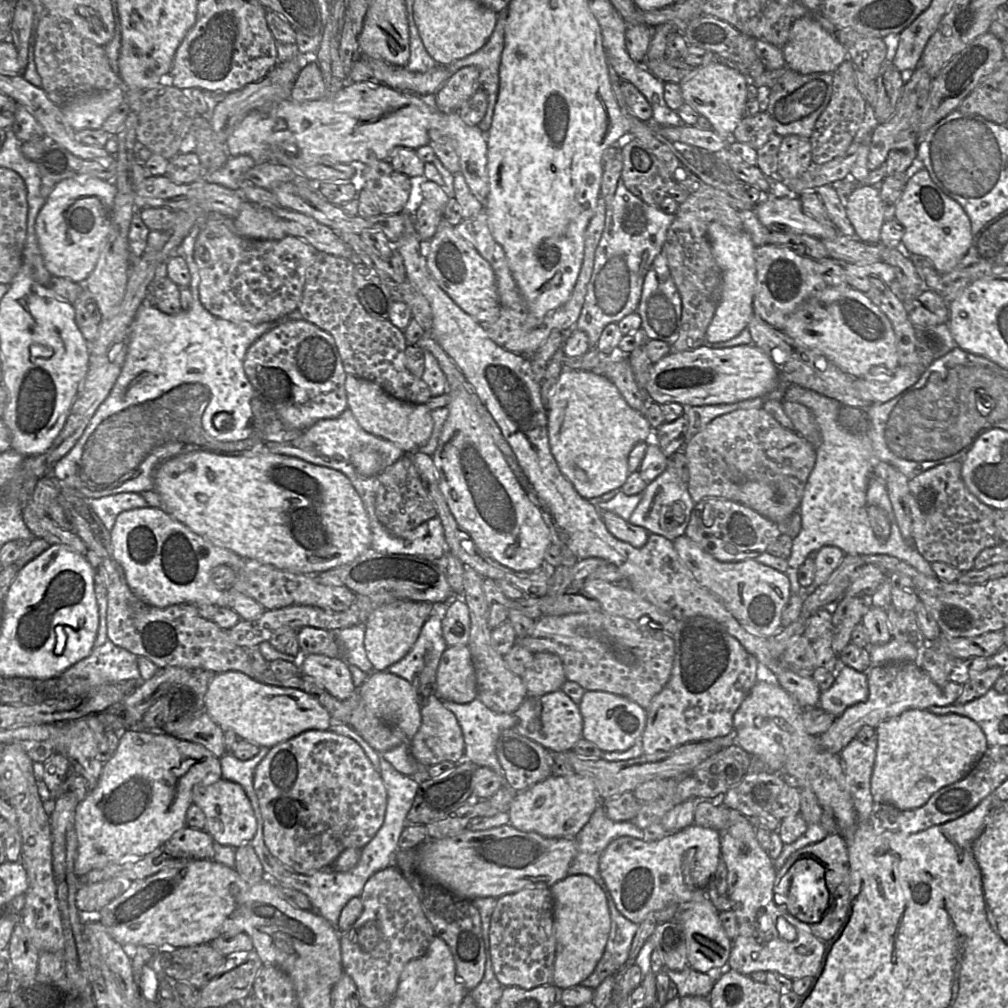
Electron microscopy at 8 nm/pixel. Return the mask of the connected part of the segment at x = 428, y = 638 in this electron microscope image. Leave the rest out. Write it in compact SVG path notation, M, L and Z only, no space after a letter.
M448 603L433 604L431 614L425 621L415 643L409 652L401 660L389 666L386 671L401 677L410 683L412 683L415 676L419 672L423 671L424 674L427 675L427 679L429 679L430 684L433 685L433 689L435 689L436 673L440 658L444 650L448 647L442 635L443 609L447 605Z

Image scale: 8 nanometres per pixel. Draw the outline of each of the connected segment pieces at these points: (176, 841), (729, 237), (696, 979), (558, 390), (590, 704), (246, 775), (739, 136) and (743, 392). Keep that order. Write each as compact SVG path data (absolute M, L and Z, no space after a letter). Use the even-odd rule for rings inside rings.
M187 826L175 832L165 845L173 846L197 859L212 859L214 855L212 837L204 830Z
M712 222L709 225L707 238L722 276L720 300L705 335L705 343L713 344L728 341L748 328L753 315L754 288L756 285L754 257L756 247L746 231L732 231L718 222Z
M664 965L664 970L670 980L676 984L679 997L701 996L708 998L717 976L698 972L691 967L682 971L674 971Z
M587 370L562 371L556 384L549 391L547 421L550 449L559 470L579 495L588 501L621 489L630 474L628 457L631 450L638 443L649 443L653 434L644 412L631 408L609 378Z
M586 691L579 704L583 718L582 738L602 752L622 752L641 738L646 723L646 710L637 703L609 692Z
M260 747L260 751L251 759L240 760L230 753L225 753L220 759L221 778L240 784L245 790L251 806L258 804L254 789L254 771L272 747Z
M765 111L743 118L734 133L732 142L747 145L755 150L761 148L774 133L773 124Z
M753 342L714 349L702 345L696 349L669 353L651 364L646 392L659 405L679 403L684 407L731 404L762 397L778 386L779 371L772 359Z

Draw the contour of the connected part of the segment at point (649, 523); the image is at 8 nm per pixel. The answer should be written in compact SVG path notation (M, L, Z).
M670 459L666 470L648 483L642 494L640 503L628 520L630 524L643 527L649 534L660 535L671 542L685 534L696 504L688 492L688 485L678 478L674 468L670 466Z

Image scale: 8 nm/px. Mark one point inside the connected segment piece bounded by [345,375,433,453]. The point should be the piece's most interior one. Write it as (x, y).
(408, 426)

